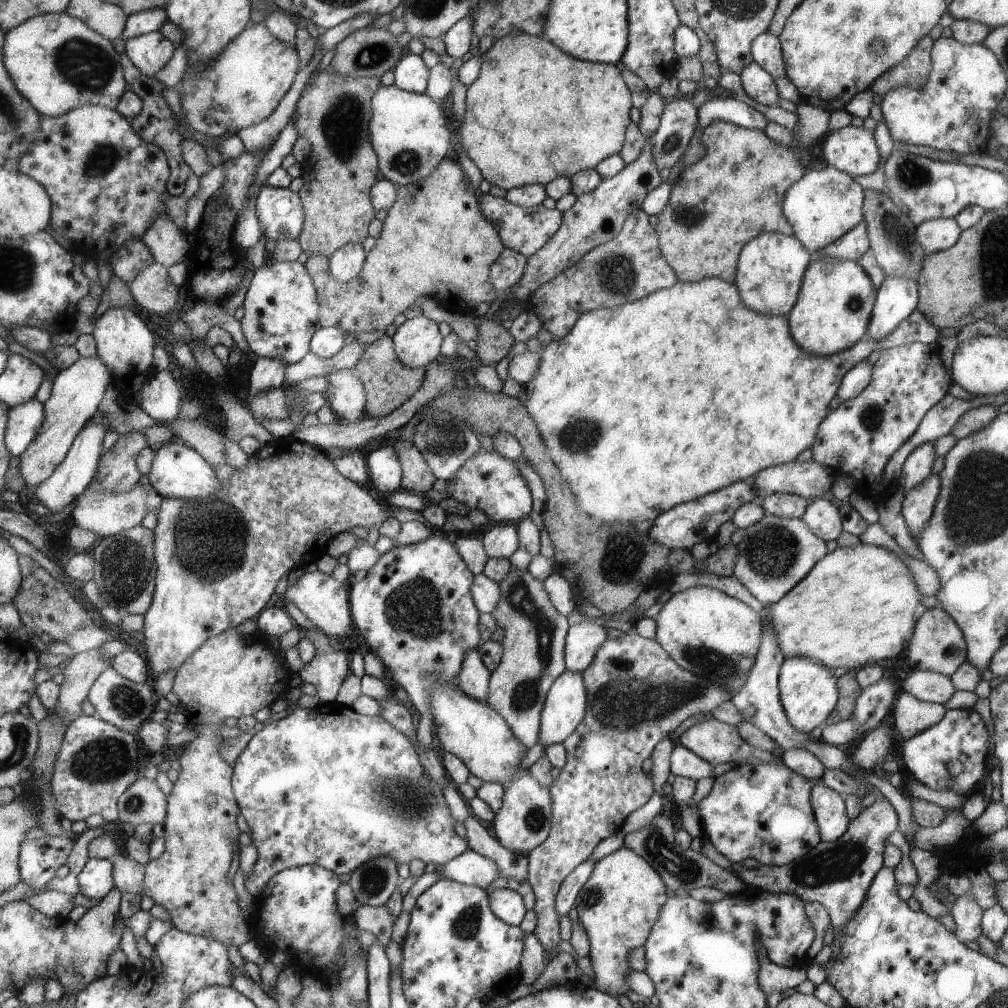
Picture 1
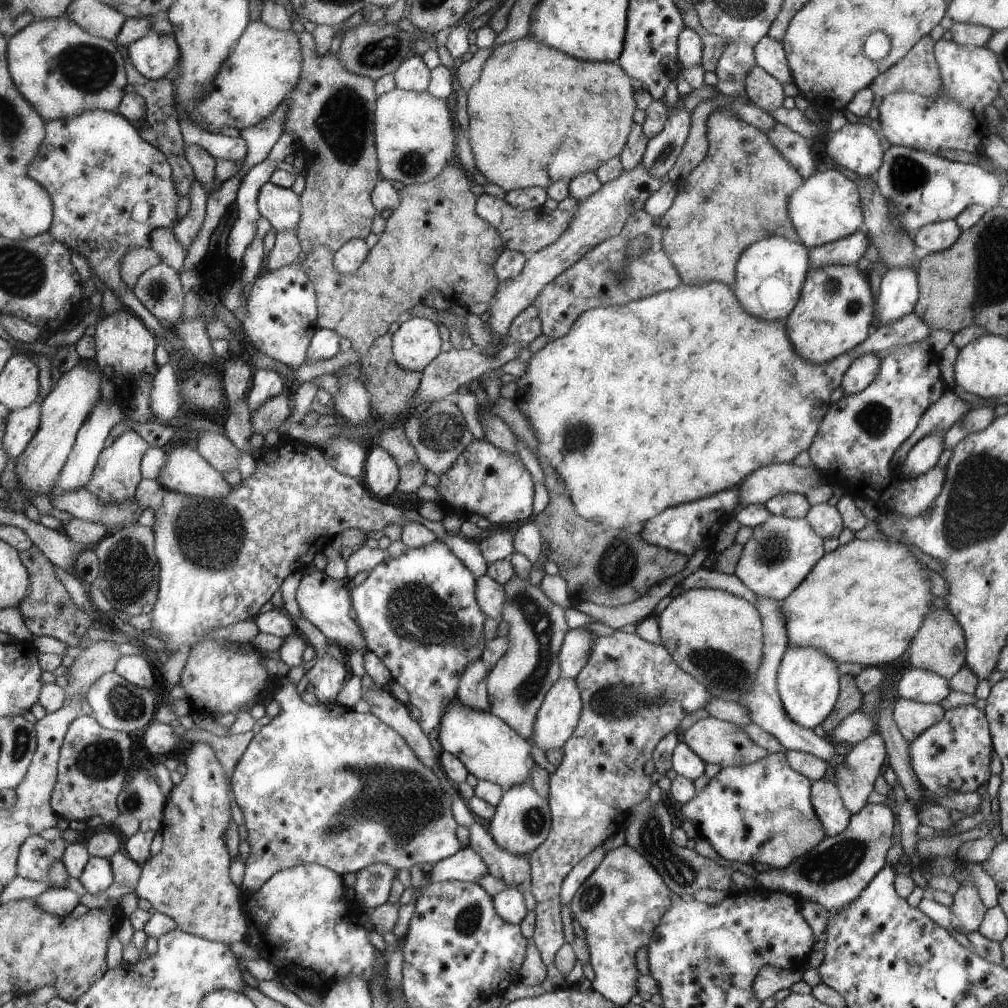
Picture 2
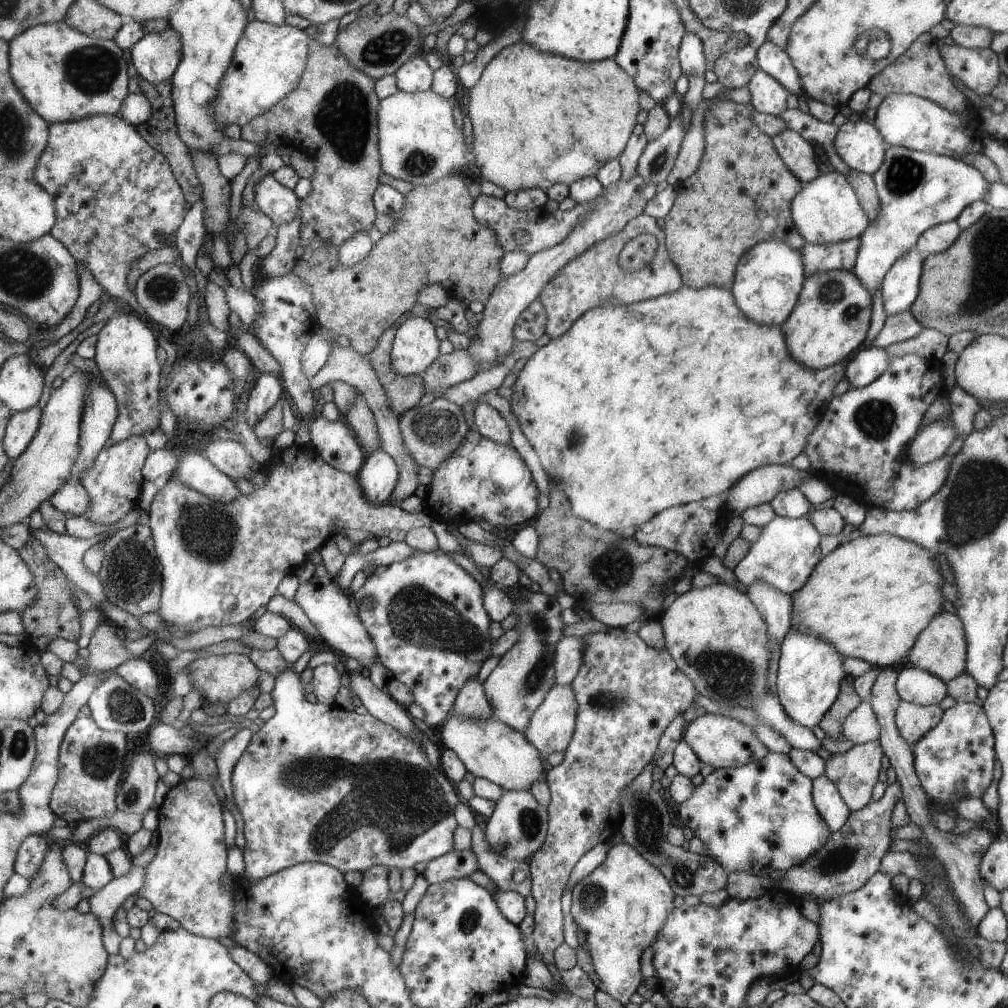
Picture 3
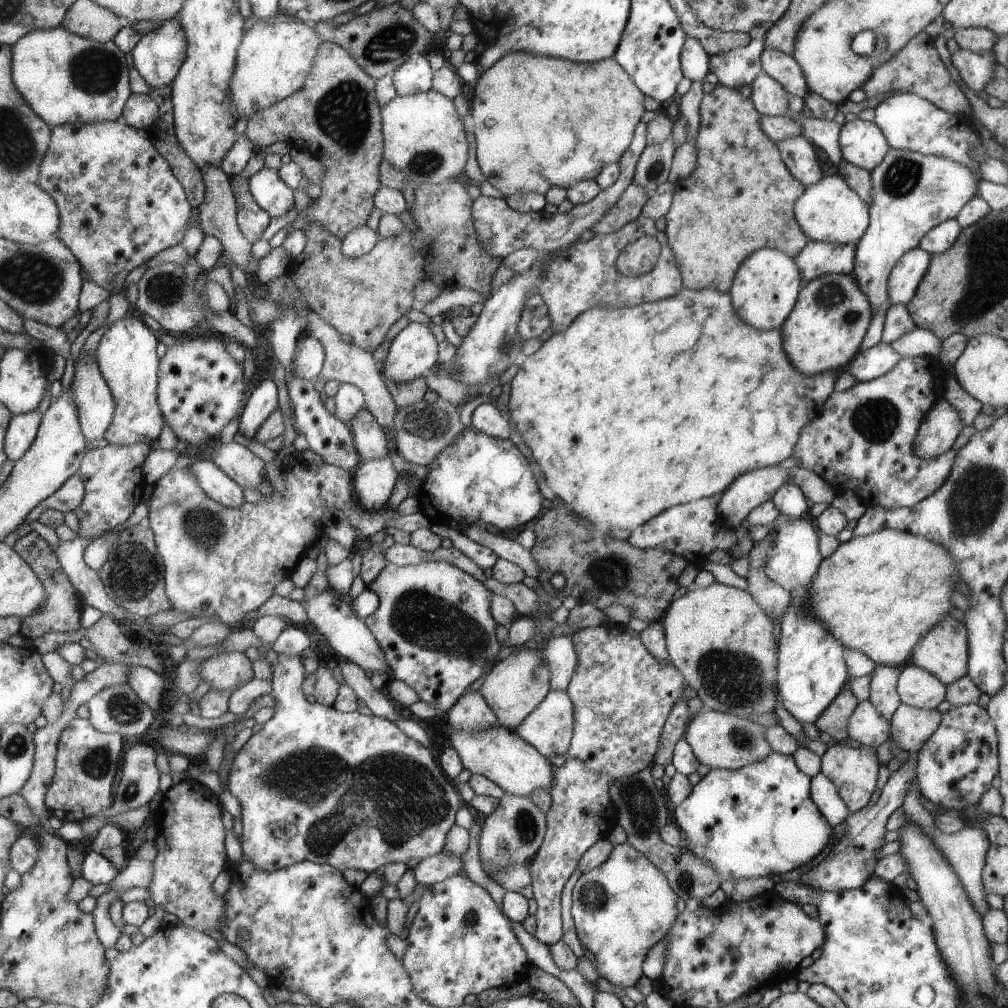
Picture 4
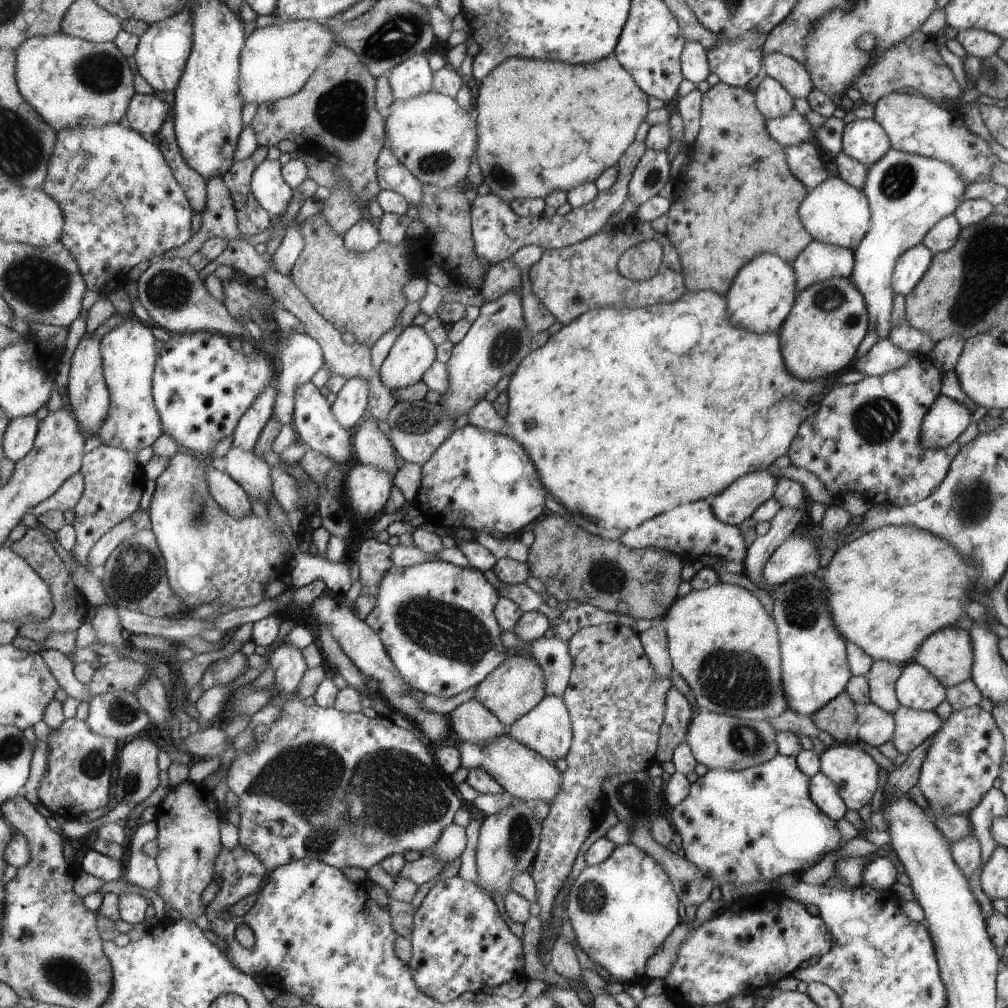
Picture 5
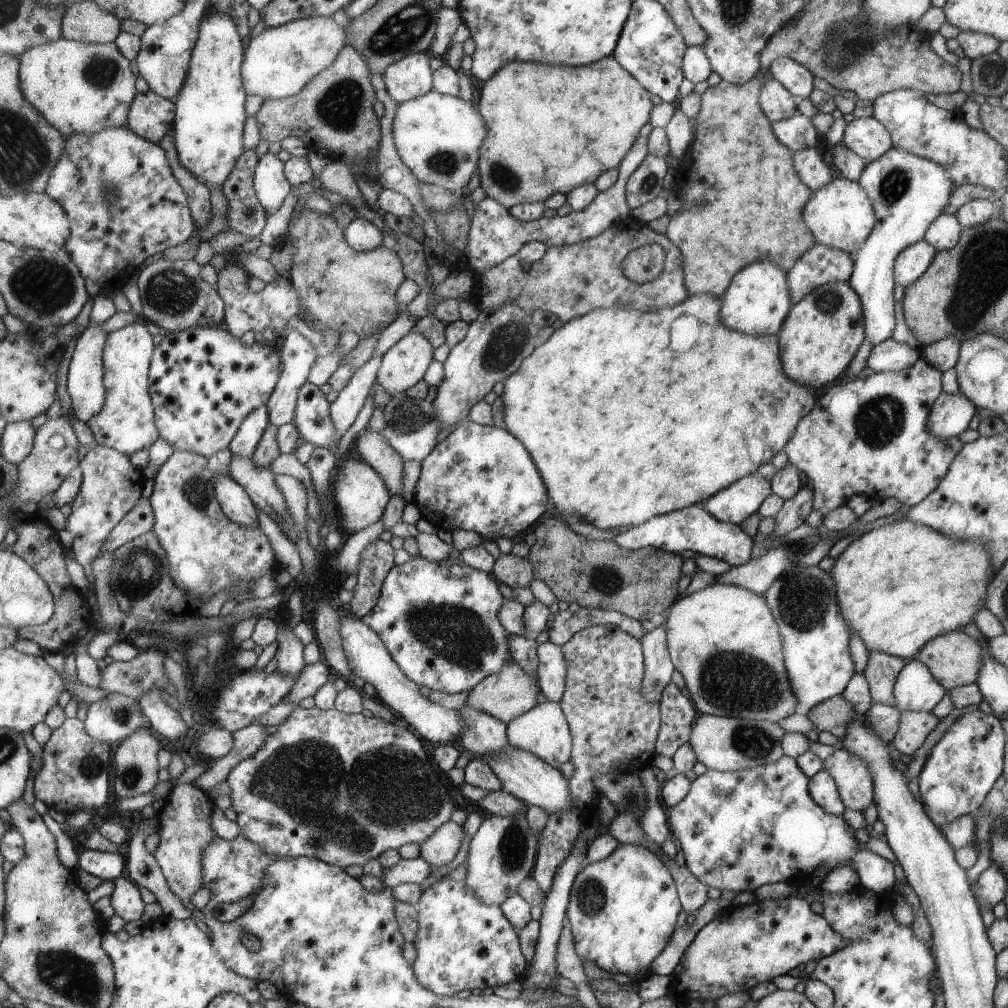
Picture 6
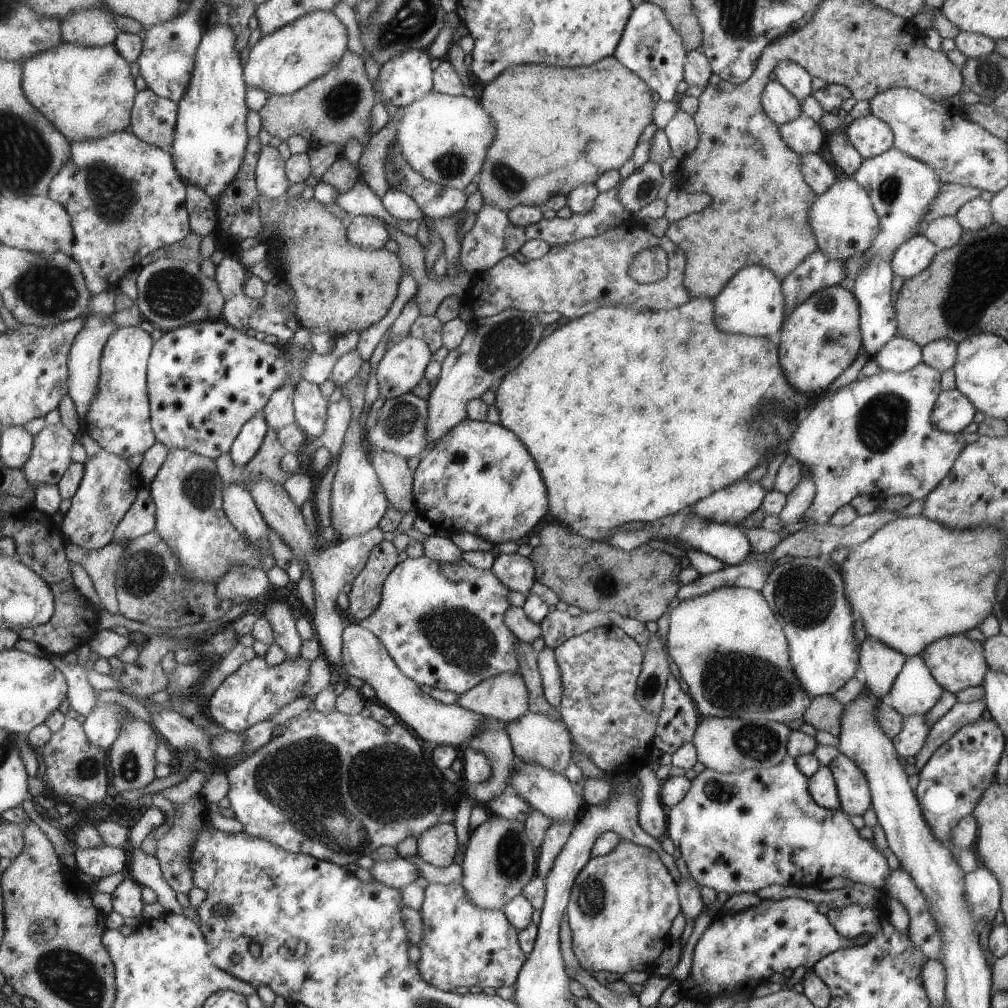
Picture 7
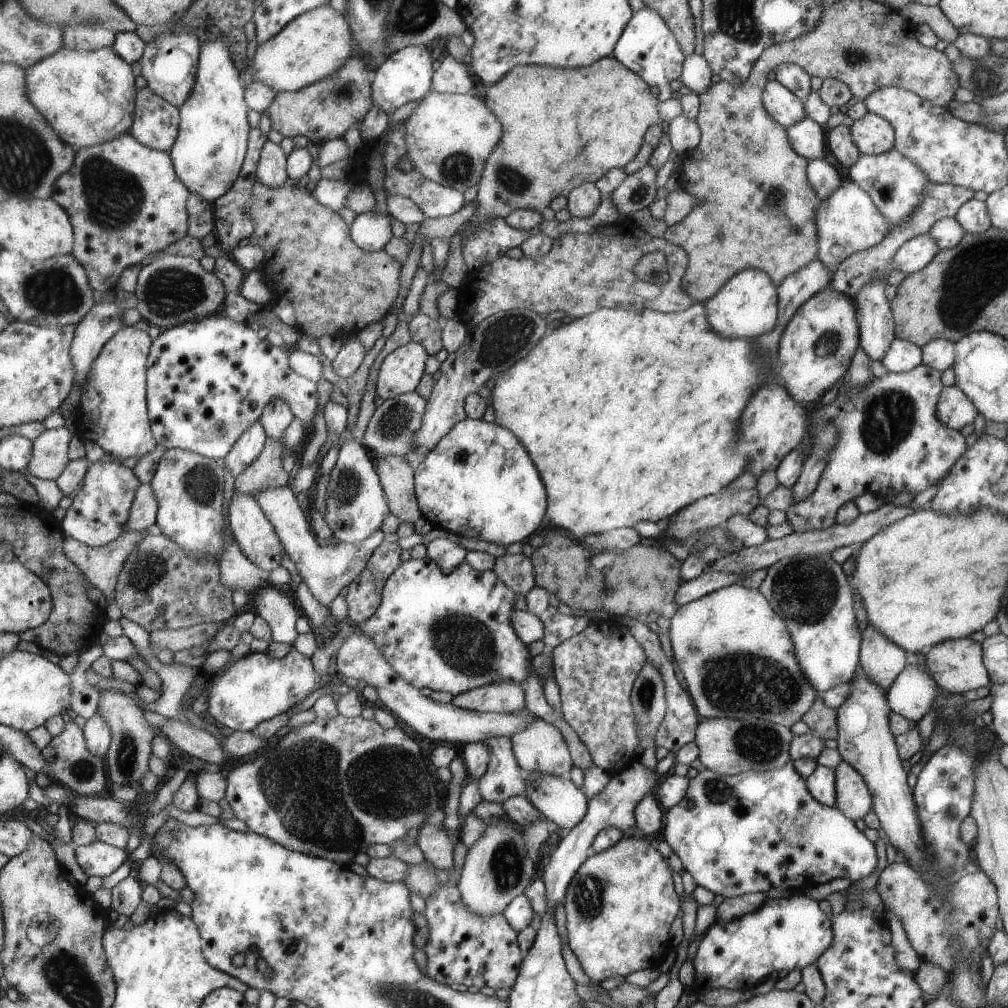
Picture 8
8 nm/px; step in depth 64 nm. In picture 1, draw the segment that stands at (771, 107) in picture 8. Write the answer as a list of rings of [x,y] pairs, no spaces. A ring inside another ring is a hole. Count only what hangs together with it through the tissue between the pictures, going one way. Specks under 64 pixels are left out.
[[[754,60],[740,72],[742,88],[744,92],[756,101],[765,106],[777,106],[780,100],[775,86],[775,79],[762,69]]]

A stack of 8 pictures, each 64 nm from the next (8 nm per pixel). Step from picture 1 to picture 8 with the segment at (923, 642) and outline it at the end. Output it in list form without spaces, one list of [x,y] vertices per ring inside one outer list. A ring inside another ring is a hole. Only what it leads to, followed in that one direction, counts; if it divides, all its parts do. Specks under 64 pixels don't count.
[[[969,637],[950,639],[935,644],[925,650],[926,668],[930,676],[946,692],[966,692],[991,683],[992,677],[985,665],[985,655],[982,645]]]

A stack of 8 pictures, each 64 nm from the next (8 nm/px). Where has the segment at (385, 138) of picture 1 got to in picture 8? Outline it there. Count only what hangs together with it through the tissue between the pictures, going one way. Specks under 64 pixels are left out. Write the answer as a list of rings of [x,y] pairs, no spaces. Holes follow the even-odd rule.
[[[473,91],[464,94],[430,92],[424,100],[418,102],[414,112],[405,120],[405,142],[408,149],[406,154],[416,169],[430,180],[453,188],[462,194],[468,188],[478,186],[476,182],[480,180],[480,174],[484,174],[485,164],[489,156],[493,154],[494,146],[498,144],[500,132],[502,132],[496,114],[490,110],[484,100],[480,100]]]

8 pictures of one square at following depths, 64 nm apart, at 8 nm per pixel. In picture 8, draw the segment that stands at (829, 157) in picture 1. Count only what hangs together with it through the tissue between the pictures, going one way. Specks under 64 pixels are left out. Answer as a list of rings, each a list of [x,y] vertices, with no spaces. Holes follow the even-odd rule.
[[[866,113],[850,127],[852,140],[862,155],[878,155],[895,148],[896,130],[888,120]]]

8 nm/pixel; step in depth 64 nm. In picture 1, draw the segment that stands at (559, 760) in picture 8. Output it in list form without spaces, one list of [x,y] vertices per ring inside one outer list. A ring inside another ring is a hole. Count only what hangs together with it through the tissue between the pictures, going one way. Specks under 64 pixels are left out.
[[[562,672],[545,701],[539,742],[549,746],[569,739],[585,719],[588,700],[583,672]]]

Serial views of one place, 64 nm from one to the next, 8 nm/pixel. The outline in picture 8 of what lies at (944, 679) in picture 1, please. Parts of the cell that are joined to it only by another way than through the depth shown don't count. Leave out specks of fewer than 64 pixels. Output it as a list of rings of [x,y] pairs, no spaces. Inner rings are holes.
[[[909,658],[906,668],[887,690],[886,697],[892,711],[917,723],[934,706],[934,700],[940,694],[936,686],[937,682],[928,672]]]

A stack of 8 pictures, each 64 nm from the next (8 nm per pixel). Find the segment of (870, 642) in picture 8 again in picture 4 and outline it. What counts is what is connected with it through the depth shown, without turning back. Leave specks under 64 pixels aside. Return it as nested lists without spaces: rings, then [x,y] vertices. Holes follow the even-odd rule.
[[[878,664],[872,672],[871,693],[869,701],[874,708],[891,722],[895,710],[900,706],[900,695],[897,691],[897,680],[902,667],[888,664]]]

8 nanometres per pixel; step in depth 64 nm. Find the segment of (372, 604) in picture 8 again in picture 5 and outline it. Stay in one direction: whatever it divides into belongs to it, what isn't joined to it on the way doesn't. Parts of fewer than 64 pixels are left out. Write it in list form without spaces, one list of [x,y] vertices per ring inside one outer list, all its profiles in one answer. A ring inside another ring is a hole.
[[[366,536],[359,544],[355,561],[360,569],[360,582],[362,594],[377,595],[377,587],[381,577],[392,566],[391,547],[386,543],[377,542],[373,536]]]

